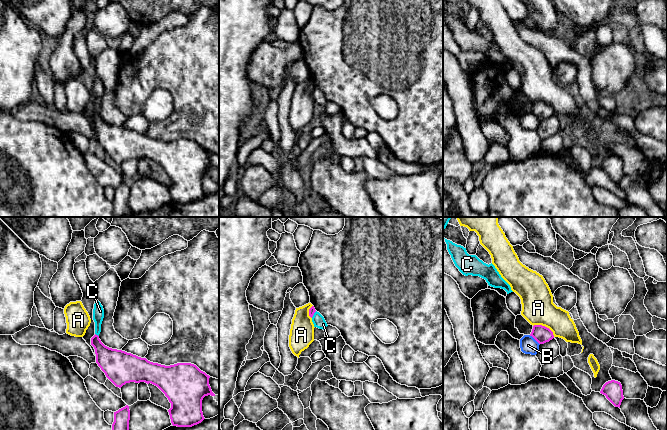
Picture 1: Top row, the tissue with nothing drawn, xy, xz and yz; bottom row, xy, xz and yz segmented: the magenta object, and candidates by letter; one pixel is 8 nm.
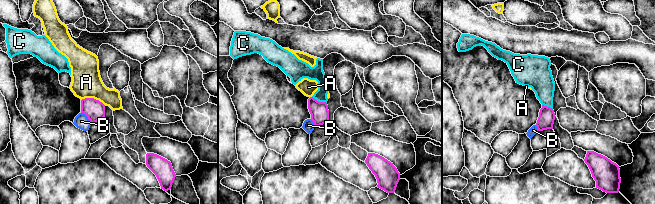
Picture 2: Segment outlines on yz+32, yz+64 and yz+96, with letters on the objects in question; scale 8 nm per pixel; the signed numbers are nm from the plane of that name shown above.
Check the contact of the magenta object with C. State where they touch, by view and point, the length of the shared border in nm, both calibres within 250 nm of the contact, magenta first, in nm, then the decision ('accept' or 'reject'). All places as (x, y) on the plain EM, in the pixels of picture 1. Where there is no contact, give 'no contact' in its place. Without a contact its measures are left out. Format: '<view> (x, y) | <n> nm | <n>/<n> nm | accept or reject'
xy (97, 111) | 40 nm | 220/100 nm | reject

